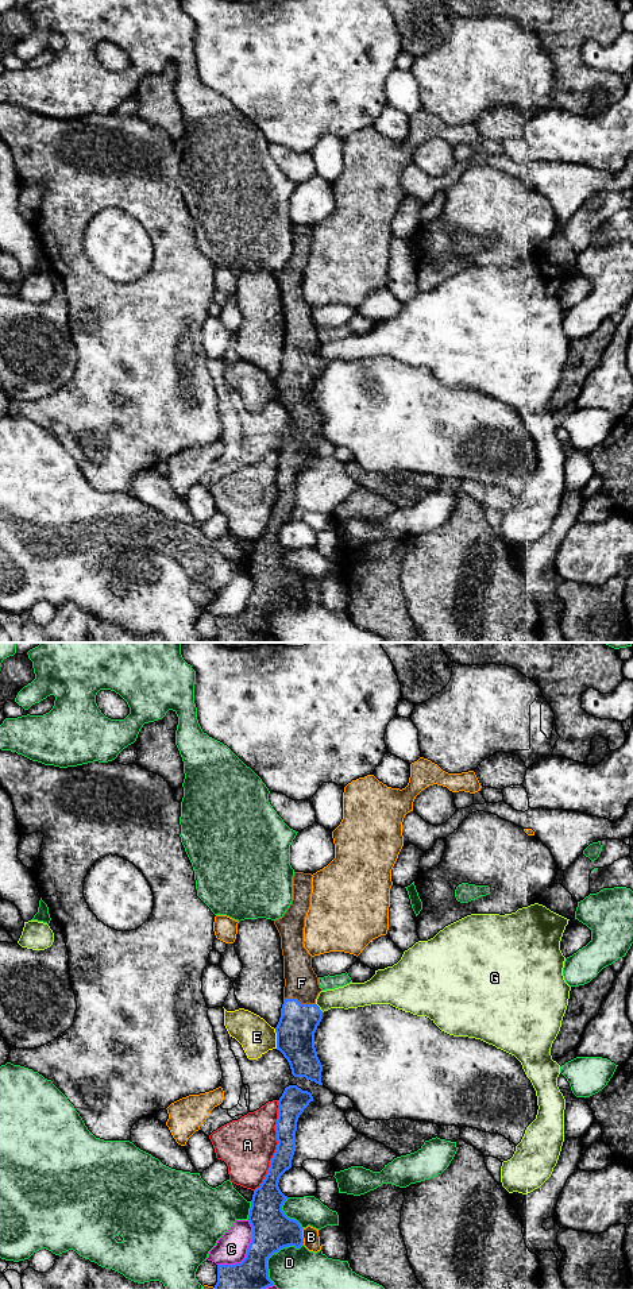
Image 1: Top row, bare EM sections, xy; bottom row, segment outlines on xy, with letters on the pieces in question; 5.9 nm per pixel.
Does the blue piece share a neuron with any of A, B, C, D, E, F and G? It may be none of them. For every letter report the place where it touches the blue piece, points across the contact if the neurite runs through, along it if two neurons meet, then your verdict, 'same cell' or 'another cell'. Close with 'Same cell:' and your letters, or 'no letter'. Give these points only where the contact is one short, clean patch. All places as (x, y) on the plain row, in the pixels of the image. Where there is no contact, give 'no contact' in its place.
A: meets blue in xy at (277, 498); another cell
B: meets blue in xy at (301, 589); another cell
C: meets blue in xy at (247, 605); another cell
D: meets blue in xy at (273, 605); another cell
E: meets blue in xy at (277, 390); another cell
F: meets blue in xy at (298, 354); runs through xy (297, 377), (298, 354), (301, 335); same cell
G: meets blue in xy at (319, 359); border along xy (316, 355), (323, 363); another cell
Same cell: F

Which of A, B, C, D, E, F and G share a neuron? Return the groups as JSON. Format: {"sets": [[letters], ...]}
{"sets": [["A"], ["B"], ["C"], ["D"], ["E"], ["F"], ["G"]]}

